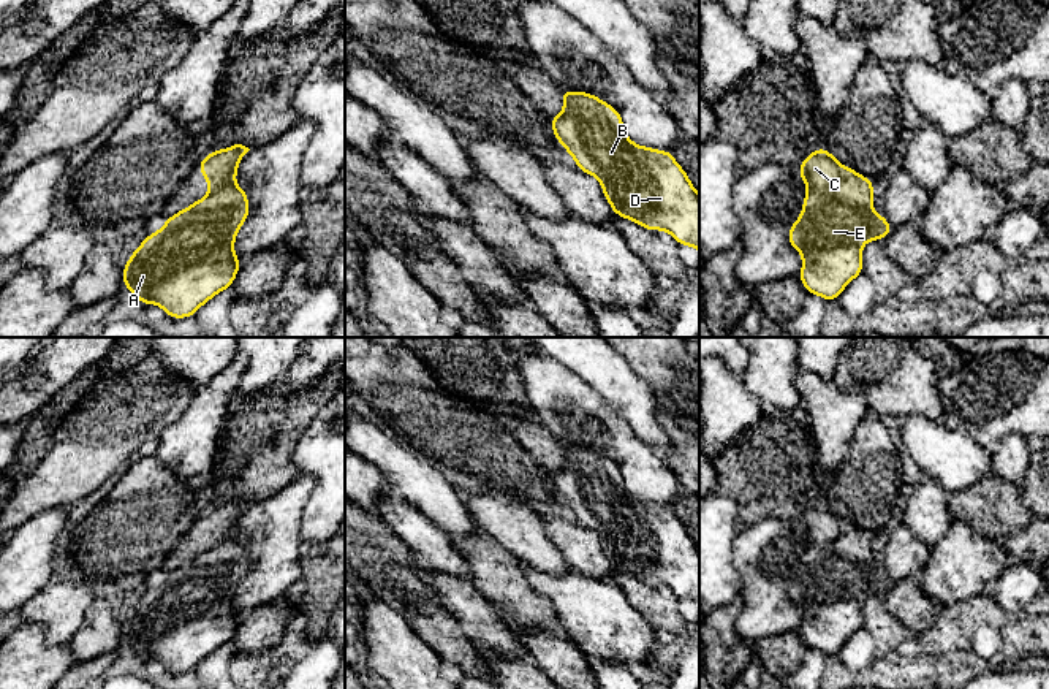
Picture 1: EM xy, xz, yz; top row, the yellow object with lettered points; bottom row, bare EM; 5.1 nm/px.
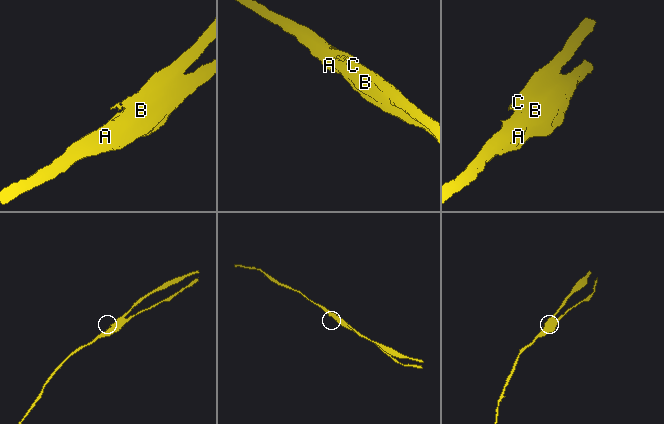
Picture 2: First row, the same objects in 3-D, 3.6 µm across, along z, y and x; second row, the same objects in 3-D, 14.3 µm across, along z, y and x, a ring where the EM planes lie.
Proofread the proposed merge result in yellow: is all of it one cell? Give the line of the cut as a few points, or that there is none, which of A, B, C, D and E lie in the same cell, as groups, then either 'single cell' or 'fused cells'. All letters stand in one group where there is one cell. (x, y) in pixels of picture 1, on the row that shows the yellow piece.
yz (844, 168), (831, 187), (809, 192) | A B D E / C | fused cells

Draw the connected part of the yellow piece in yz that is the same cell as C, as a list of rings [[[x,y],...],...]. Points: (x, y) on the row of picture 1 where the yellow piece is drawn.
[[[815,149],[797,168],[809,192],[824,192],[837,185],[843,165],[827,150]]]

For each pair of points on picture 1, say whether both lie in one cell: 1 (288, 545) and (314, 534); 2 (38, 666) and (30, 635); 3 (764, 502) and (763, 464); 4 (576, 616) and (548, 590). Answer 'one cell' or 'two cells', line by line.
1: two cells
2: one cell
3: one cell
4: one cell

